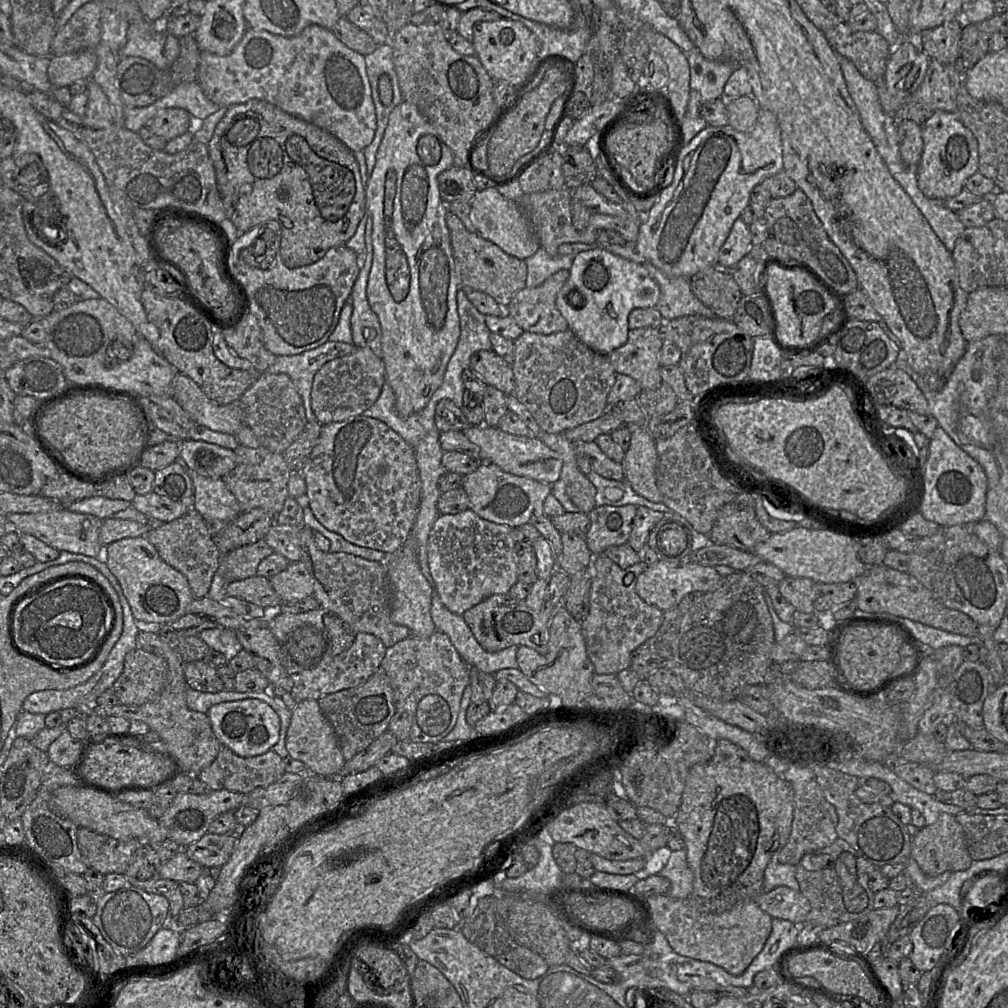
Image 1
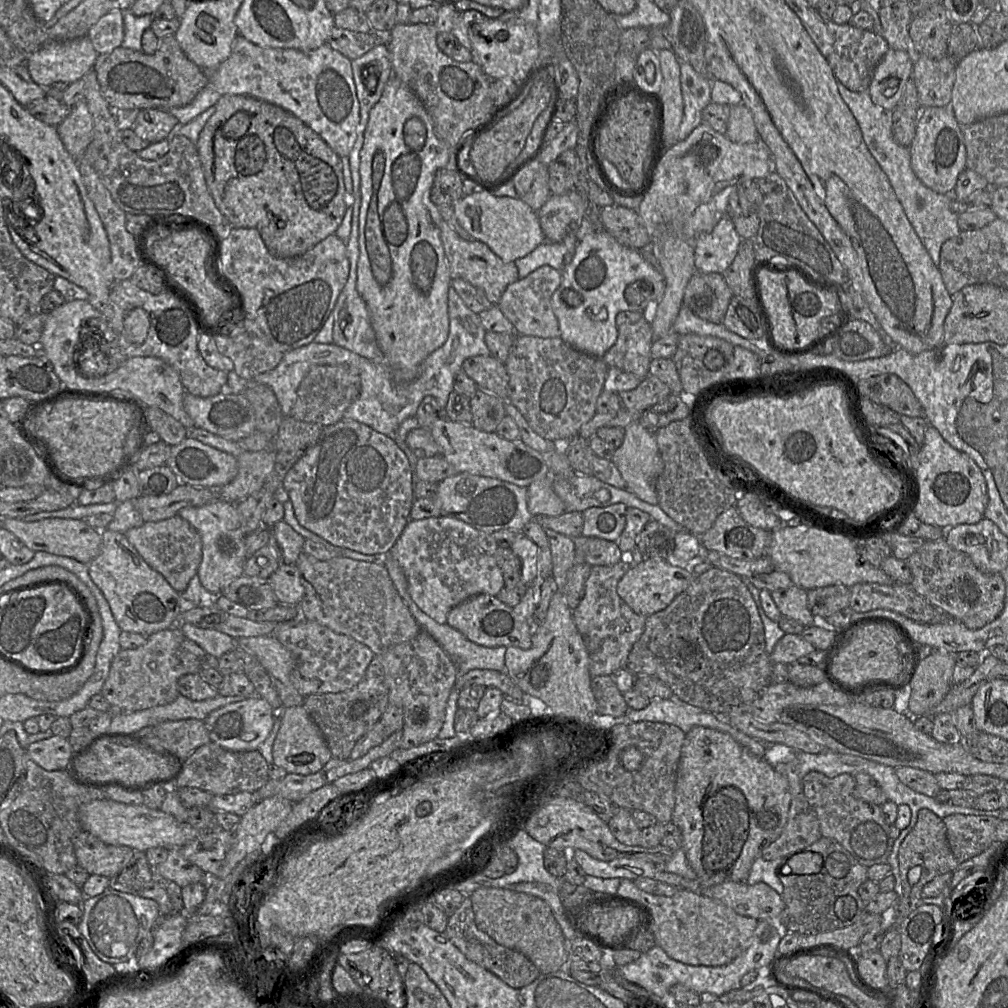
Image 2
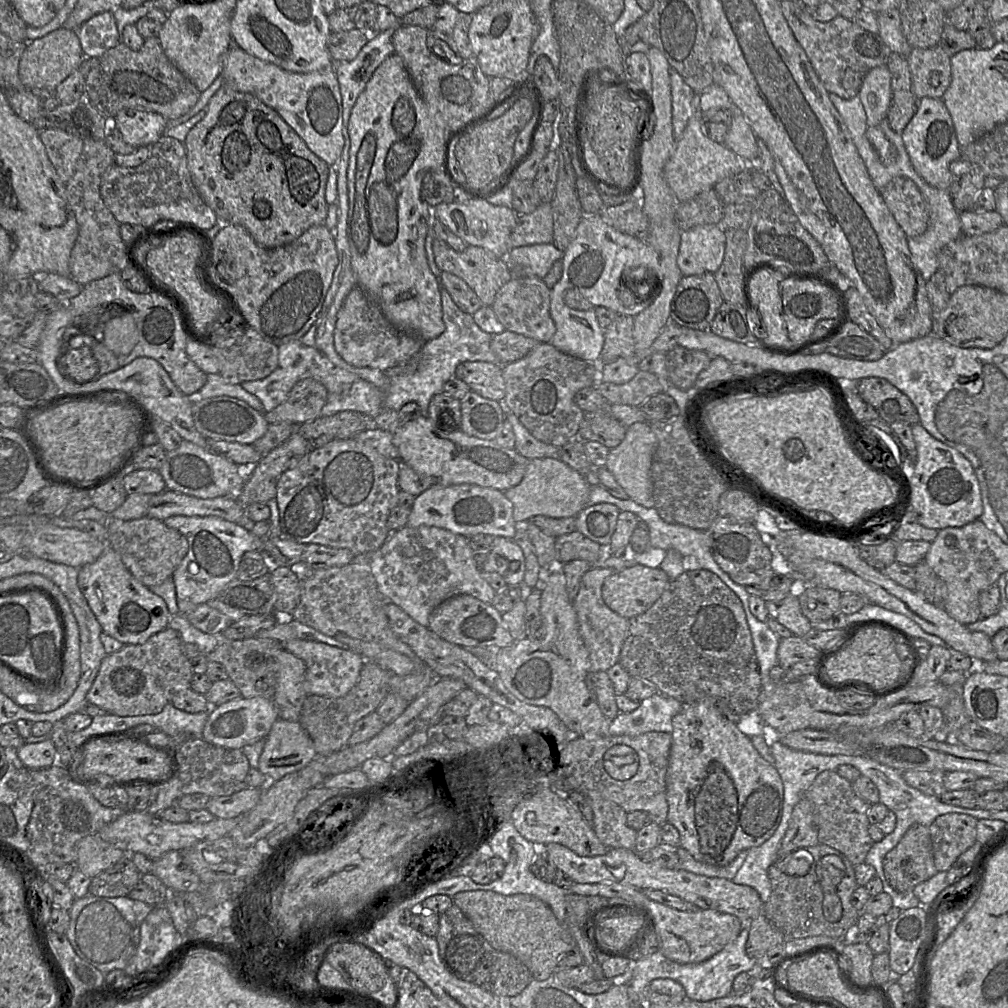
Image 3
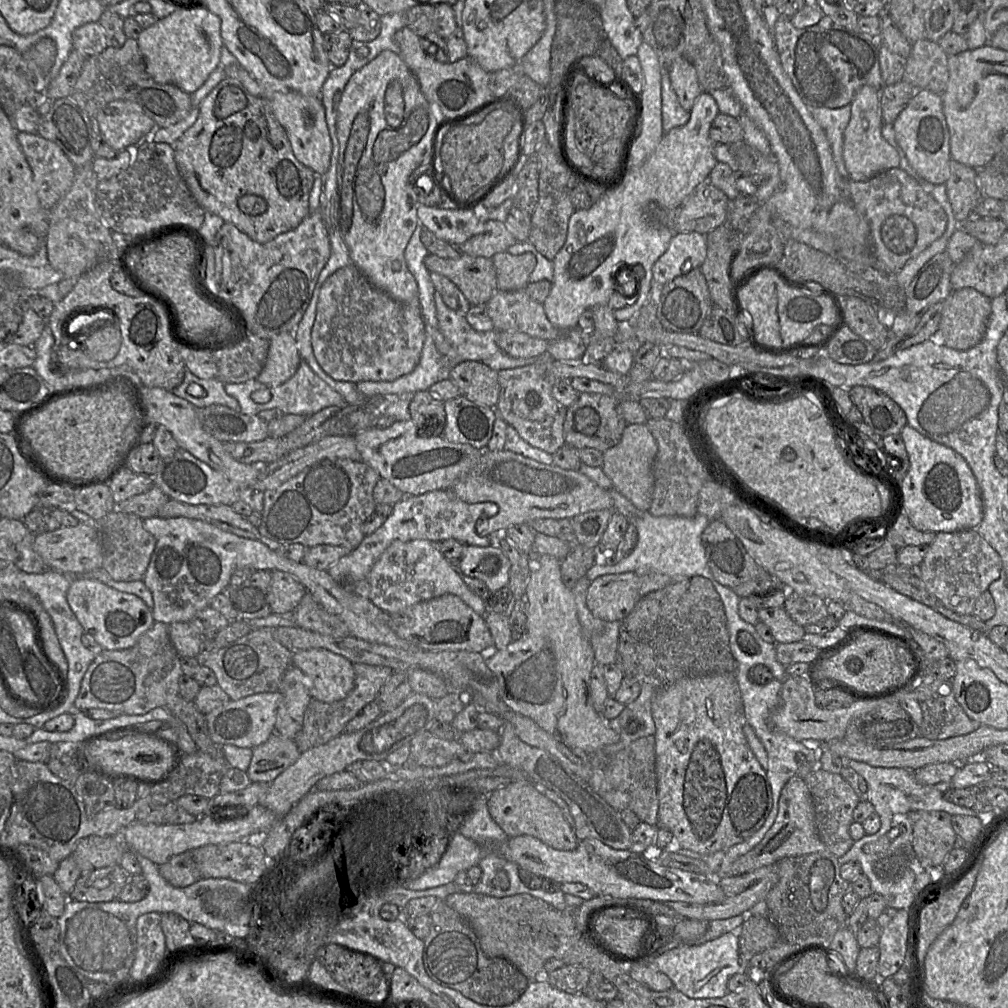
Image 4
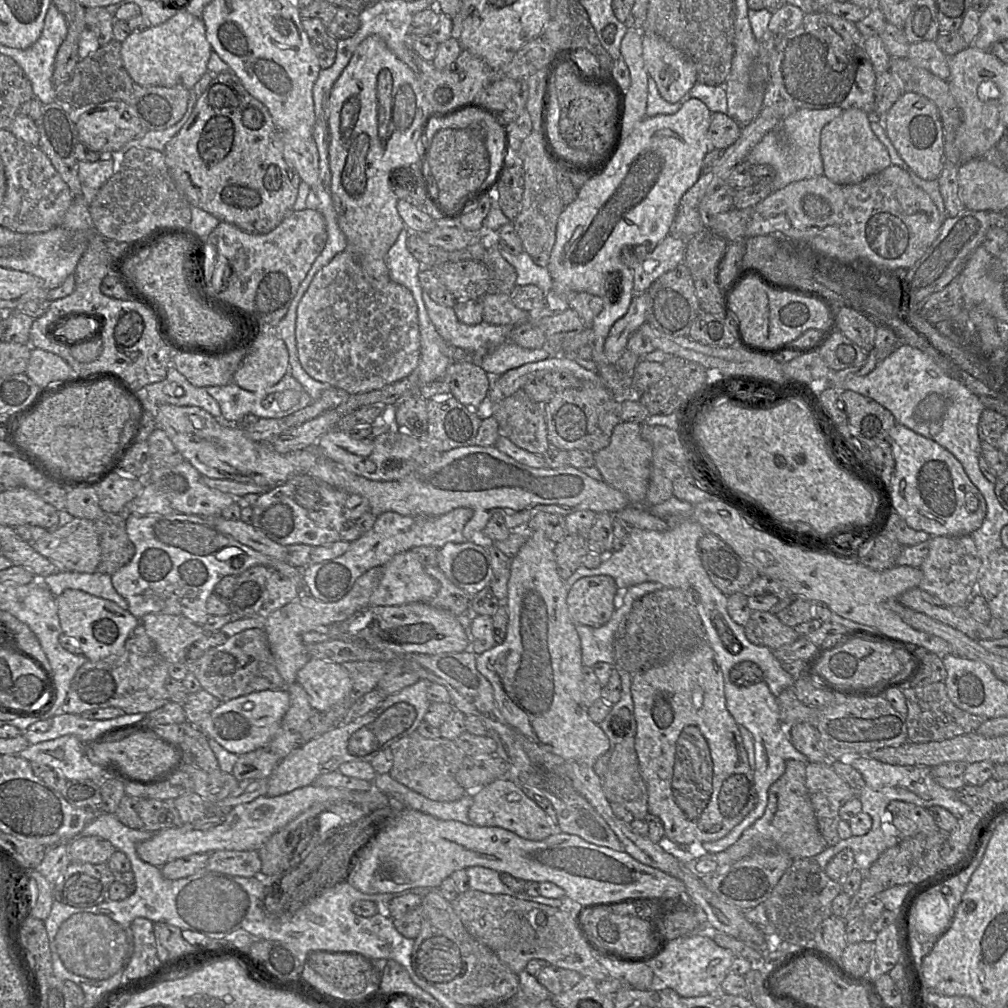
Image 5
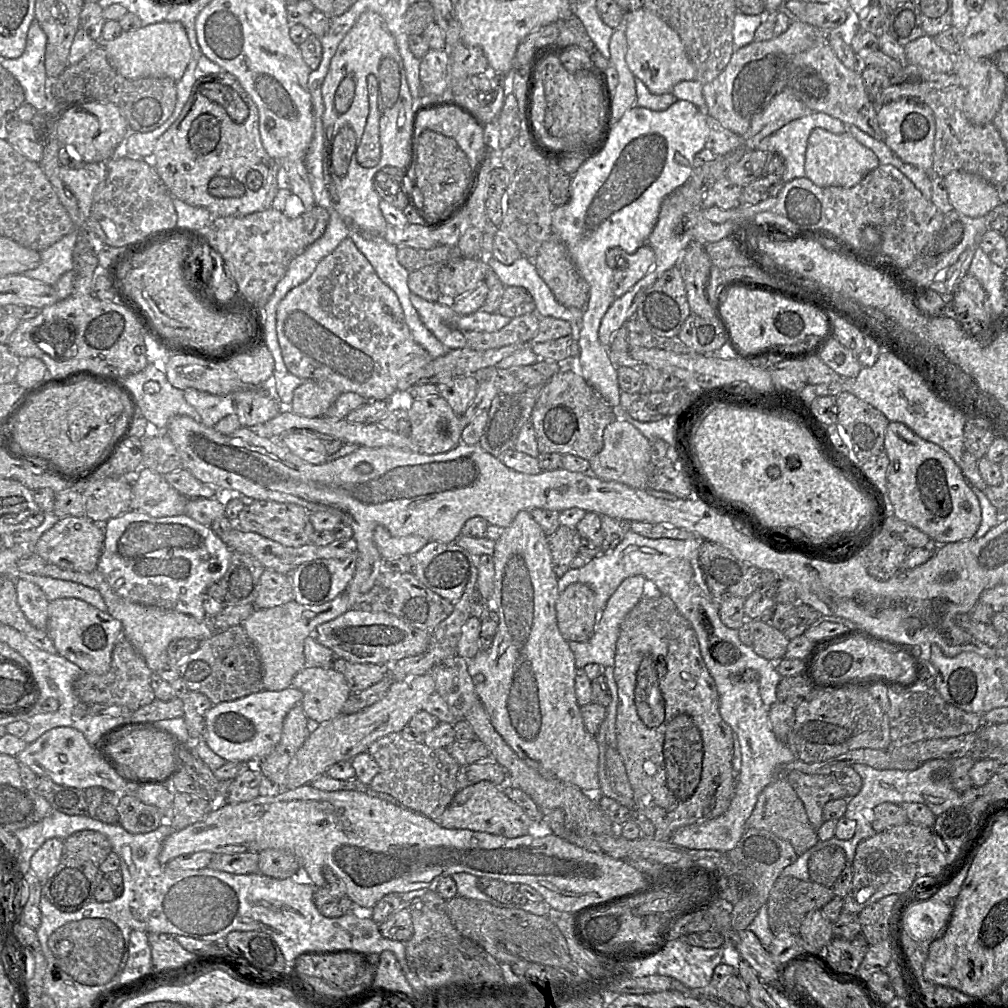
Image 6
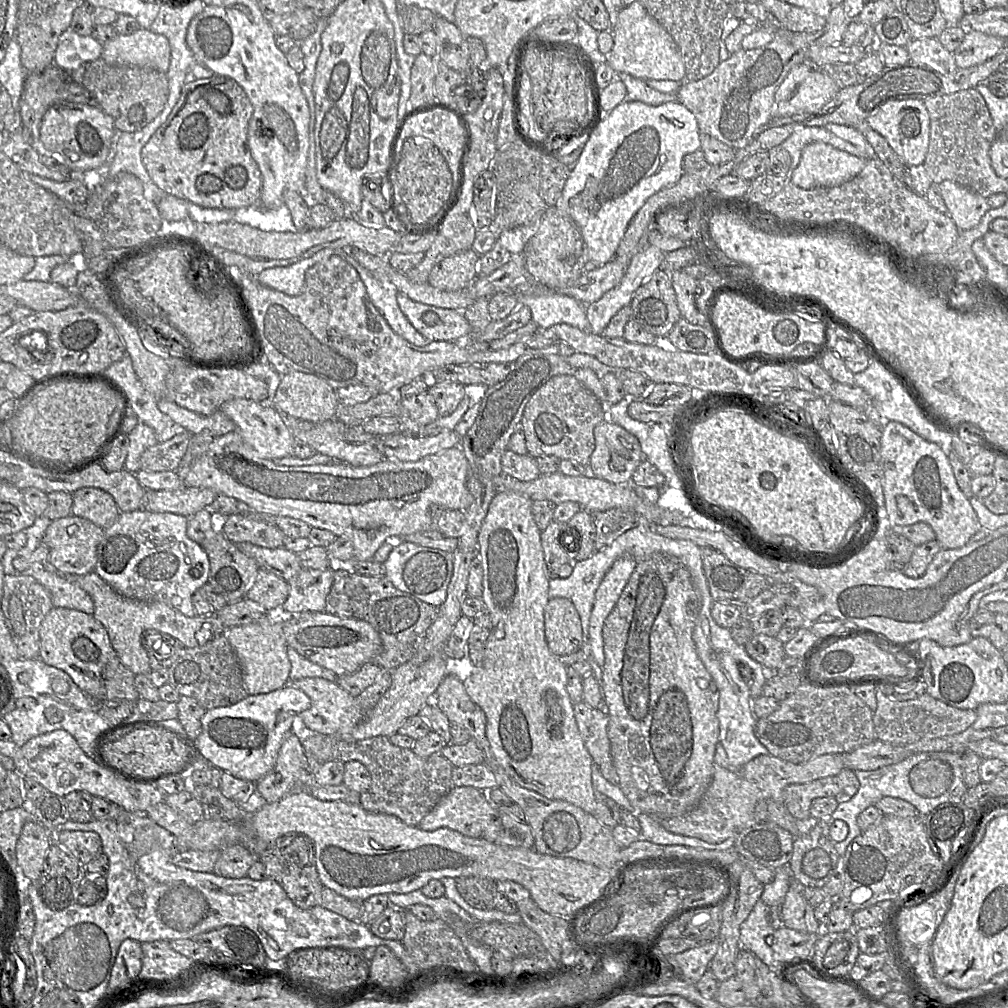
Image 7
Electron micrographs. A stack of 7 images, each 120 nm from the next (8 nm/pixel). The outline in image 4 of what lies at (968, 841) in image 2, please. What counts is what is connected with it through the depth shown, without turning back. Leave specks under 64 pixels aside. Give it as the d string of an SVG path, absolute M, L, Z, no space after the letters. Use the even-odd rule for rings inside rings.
M911 811L908 813L913 830L912 848L923 868L941 868L954 848L957 835L952 826L952 815L944 811Z

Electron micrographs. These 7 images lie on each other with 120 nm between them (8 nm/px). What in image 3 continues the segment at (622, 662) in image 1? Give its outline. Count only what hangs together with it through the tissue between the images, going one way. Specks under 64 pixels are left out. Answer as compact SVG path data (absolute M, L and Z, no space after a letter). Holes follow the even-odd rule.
M593 566L580 581L579 591L573 600L577 615L578 631L588 651L592 671L607 671L618 663L622 645L628 635L630 620L612 611L603 601L602 585L615 571L611 568Z

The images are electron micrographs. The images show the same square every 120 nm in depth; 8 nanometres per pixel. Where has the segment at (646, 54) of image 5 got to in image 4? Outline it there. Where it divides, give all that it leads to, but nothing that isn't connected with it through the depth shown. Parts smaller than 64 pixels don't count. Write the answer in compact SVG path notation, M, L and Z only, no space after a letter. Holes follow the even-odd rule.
M679 57L667 70L679 103L690 113L697 97L702 93L695 68L685 58Z

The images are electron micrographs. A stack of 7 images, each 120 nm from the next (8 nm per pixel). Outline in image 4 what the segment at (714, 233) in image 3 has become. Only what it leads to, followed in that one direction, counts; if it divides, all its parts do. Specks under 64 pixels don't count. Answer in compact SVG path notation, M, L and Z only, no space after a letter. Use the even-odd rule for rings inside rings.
M698 232L676 233L667 250L652 267L652 280L664 285L677 276L700 268L707 254L706 236Z

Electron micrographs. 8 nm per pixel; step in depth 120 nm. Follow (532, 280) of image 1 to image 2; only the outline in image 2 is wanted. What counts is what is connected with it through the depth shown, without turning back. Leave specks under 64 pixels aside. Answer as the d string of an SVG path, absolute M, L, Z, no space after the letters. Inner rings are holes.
M544 241L525 257L515 260L519 278L525 278L542 266L550 266L562 272L565 269L563 260L566 252L567 248L563 242Z

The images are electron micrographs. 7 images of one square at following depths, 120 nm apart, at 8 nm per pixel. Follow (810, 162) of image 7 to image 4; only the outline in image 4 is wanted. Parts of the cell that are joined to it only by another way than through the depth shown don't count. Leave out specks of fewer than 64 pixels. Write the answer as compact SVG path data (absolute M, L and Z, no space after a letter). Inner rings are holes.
M861 87L850 103L851 116L843 133L842 160L844 174L849 180L864 182L875 175L897 168L900 158L896 150L882 137L883 125L880 108L880 90Z

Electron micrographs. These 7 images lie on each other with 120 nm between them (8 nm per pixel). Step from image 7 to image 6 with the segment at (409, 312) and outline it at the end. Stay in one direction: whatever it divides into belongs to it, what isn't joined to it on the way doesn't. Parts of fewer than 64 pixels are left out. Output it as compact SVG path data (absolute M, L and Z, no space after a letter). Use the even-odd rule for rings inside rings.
M411 293L410 301L423 324L446 347L447 350L466 347L467 332L496 332L512 318L498 312L478 310L469 315L460 315L452 309L454 299L431 302Z

